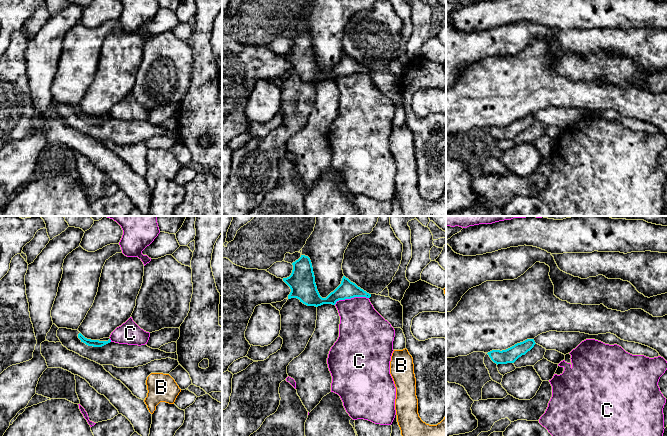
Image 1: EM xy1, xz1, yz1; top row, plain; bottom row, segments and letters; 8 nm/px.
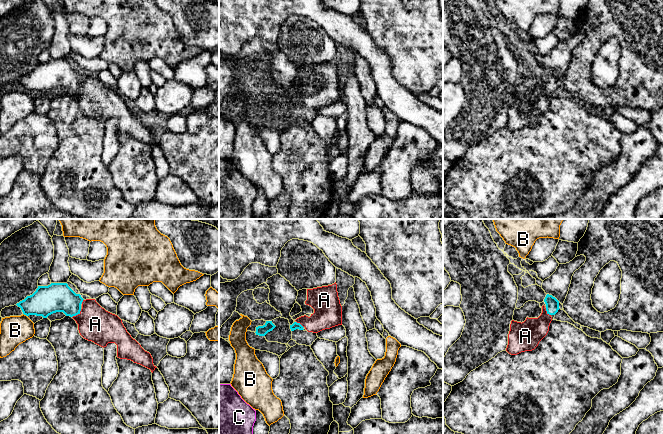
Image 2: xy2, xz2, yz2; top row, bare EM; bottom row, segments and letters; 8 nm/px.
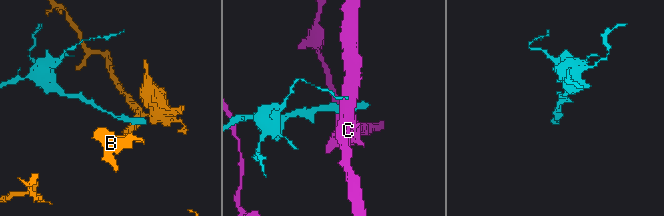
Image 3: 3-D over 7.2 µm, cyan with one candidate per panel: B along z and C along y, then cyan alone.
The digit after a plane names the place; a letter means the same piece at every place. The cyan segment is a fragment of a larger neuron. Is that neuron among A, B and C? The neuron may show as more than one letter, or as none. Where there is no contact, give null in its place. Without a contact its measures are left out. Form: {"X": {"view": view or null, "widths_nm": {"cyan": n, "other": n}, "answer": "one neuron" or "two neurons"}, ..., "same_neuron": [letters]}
{"A": {"view": "xy2", "widths_nm": {"cyan": 240, "other": 280}, "answer": "one neuron"}, "B": {"view": "xy2", "widths_nm": {"cyan": 240, "other": 240}, "answer": "two neurons"}, "C": {"view": "xz1", "widths_nm": {"cyan": 140, "other": 360}, "answer": "two neurons"}, "same_neuron": ["A"]}

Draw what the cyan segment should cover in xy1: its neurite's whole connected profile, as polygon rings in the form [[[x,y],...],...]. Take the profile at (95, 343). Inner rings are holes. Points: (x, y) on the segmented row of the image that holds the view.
[[[81,333],[78,334],[78,338],[81,340],[81,342],[85,343],[88,346],[93,346],[93,347],[102,347],[102,346],[111,342],[110,339],[108,341],[99,341],[99,340],[87,339]]]

